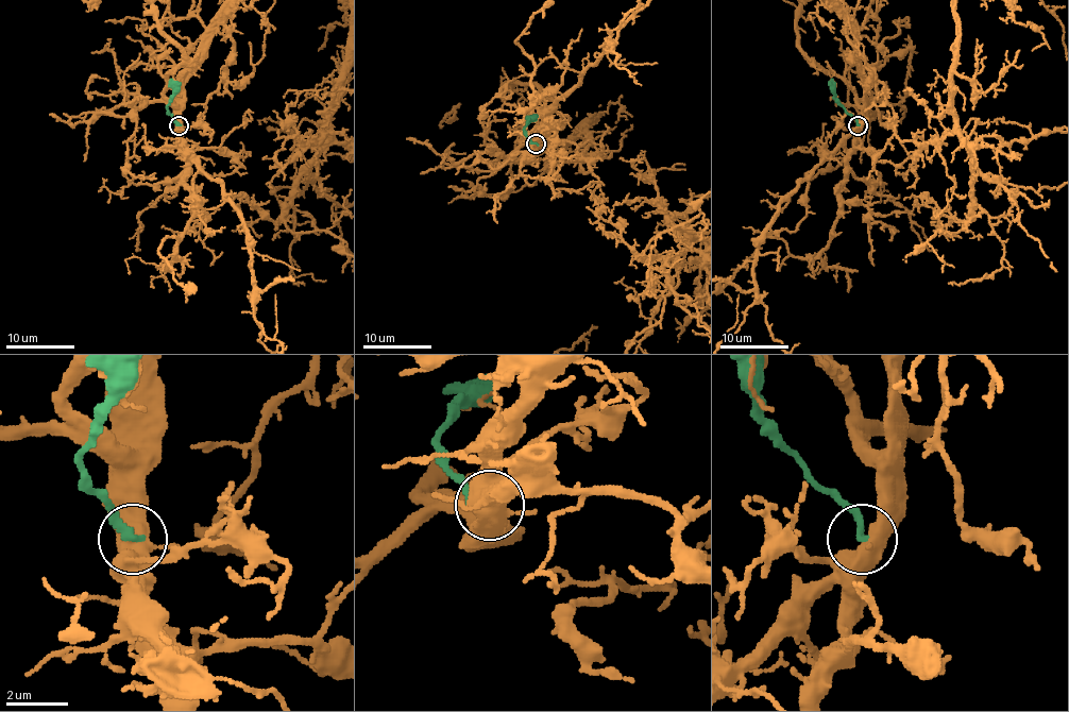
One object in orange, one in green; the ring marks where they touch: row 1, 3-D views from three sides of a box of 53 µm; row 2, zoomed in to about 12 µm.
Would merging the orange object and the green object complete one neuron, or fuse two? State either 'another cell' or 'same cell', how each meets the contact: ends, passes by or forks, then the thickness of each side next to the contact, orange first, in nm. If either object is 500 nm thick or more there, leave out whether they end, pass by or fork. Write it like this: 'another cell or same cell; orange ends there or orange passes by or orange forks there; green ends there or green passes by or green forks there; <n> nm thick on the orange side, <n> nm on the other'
another cell; 500 nm thick on the orange side, 240 nm on the other

